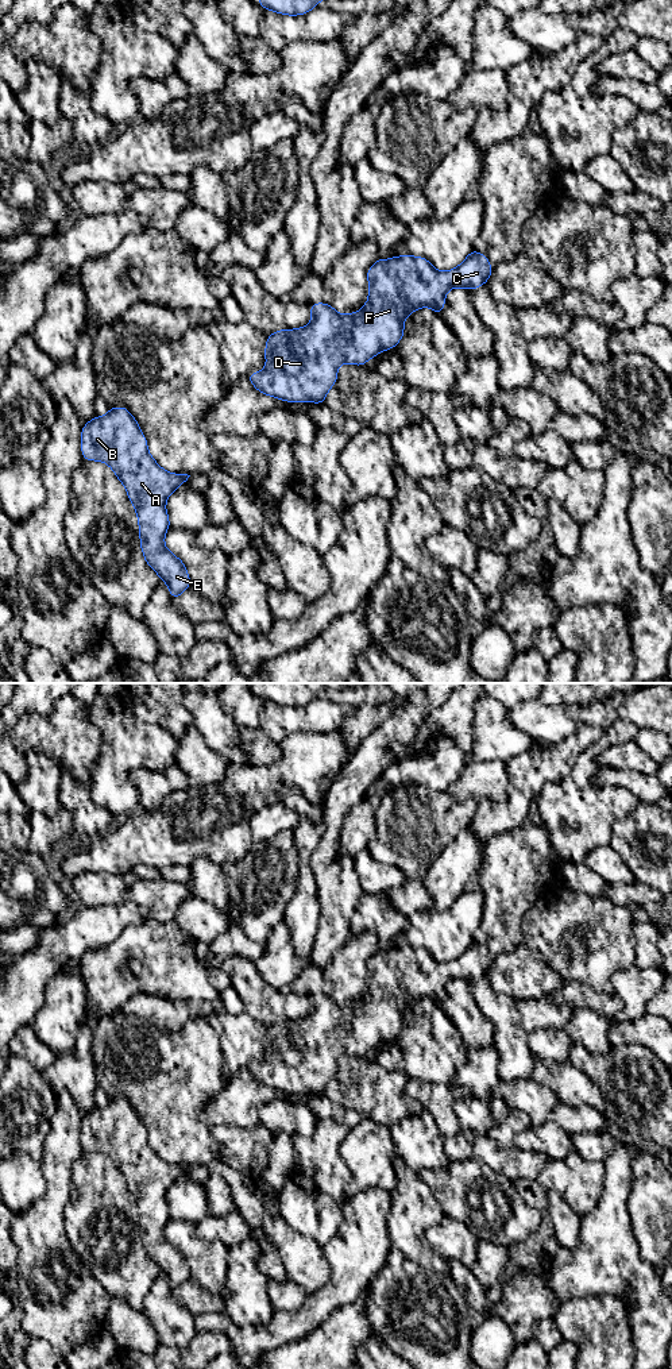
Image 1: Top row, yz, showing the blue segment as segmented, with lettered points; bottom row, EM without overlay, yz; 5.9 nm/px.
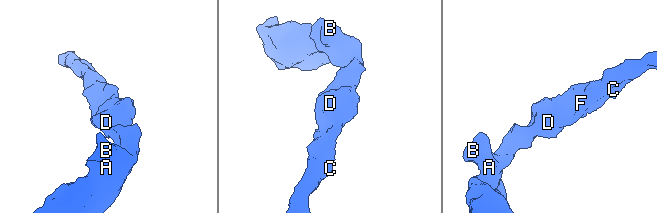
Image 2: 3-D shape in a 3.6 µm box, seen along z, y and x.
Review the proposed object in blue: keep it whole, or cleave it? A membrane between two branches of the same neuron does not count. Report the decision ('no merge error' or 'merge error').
no merge error

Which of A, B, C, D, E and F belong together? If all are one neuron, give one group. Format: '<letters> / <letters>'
A B C D E F

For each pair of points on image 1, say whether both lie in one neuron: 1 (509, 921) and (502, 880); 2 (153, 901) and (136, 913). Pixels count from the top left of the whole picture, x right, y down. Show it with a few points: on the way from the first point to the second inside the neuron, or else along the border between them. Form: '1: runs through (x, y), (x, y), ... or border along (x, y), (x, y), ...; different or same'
1: runs through (505, 911), (505, 890); same
2: border along (127, 899), (136, 903), (150, 918); different

